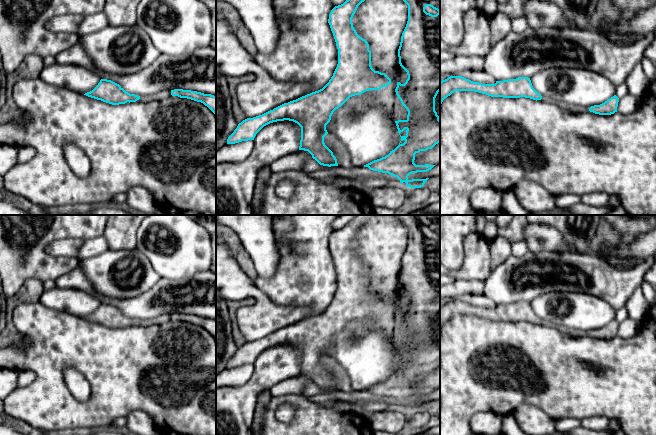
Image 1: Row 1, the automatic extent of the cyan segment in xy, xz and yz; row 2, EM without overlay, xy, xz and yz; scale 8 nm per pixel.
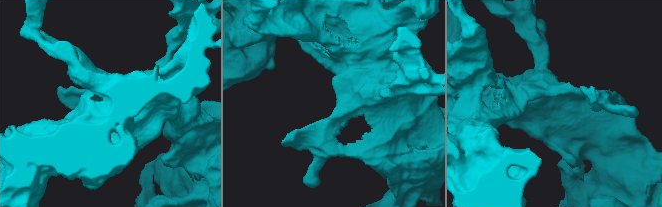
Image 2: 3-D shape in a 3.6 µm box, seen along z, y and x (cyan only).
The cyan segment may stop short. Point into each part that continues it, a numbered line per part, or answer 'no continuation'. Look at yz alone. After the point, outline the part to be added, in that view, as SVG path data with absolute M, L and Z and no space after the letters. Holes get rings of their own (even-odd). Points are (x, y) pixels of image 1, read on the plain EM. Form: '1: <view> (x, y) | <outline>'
1: yz (578, 333) | M542 319L541 324L537 324L538 326L543 326L545 328L555 328L559 330L563 334L567 334L569 336L575 336L577 338L583 338L583 337L590 337L593 338L593 336L589 335L590 331L585 331L577 328L570 328L568 326L562 325L562 324L556 324L550 320L544 320Z

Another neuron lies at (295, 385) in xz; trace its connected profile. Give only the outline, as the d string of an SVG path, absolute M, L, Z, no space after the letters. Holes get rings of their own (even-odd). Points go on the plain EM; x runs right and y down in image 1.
M299 374L277 383L270 392L272 396L304 395L304 387L308 382L312 382L308 375Z

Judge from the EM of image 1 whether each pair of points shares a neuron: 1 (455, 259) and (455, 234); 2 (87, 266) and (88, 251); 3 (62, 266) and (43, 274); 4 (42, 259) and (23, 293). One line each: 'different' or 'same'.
1: same
2: different
3: same
4: different

